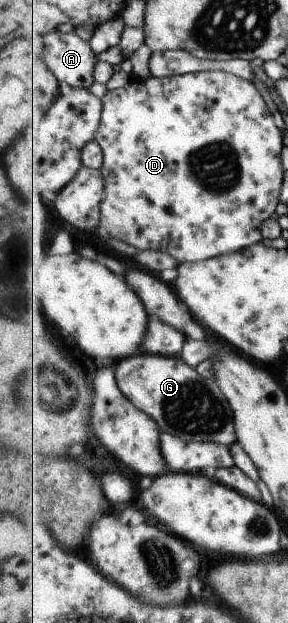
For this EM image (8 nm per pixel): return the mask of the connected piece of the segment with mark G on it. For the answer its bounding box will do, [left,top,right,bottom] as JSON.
[115,351,238,445]

